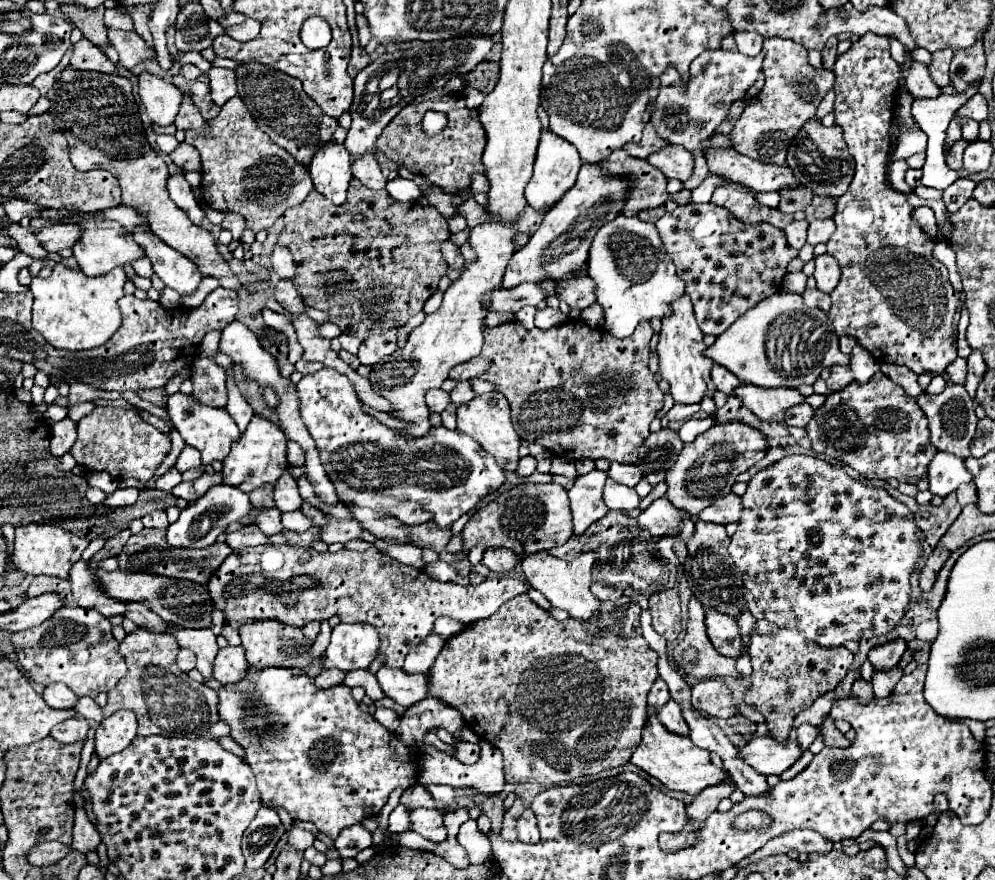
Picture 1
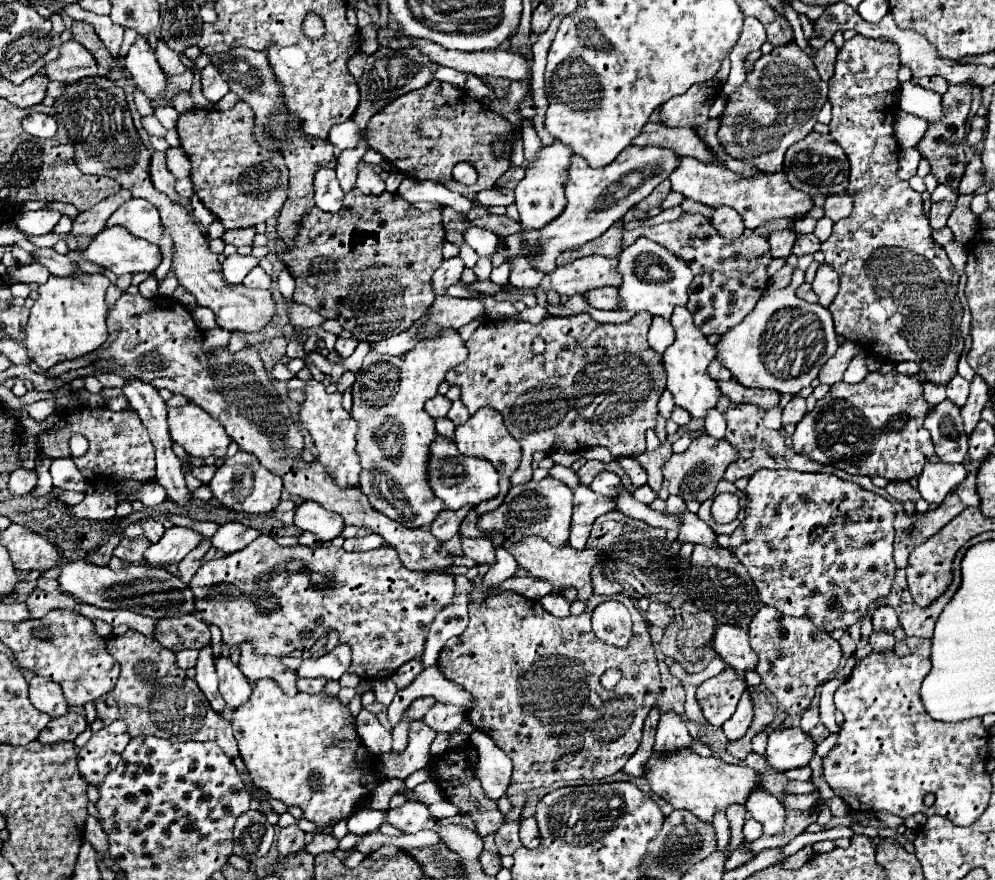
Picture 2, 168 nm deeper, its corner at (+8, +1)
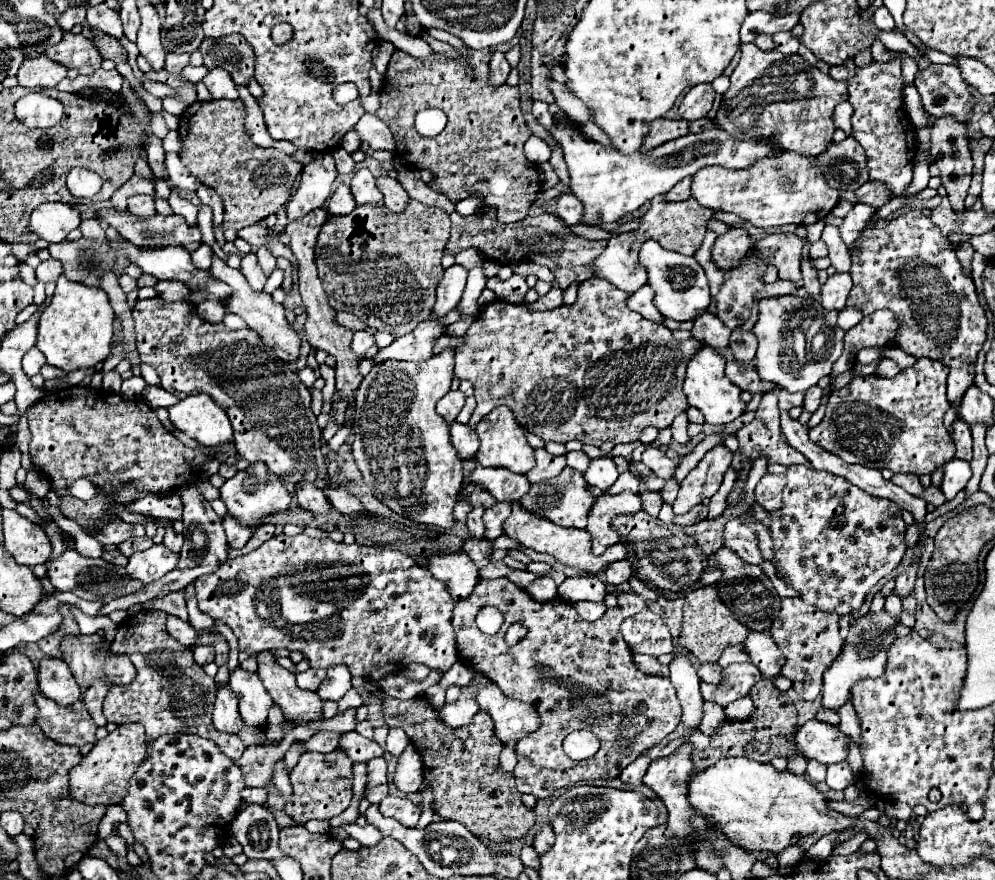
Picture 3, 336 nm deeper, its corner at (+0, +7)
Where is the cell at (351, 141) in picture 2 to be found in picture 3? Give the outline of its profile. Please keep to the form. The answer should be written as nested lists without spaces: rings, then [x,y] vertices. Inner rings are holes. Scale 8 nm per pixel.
[[[368,112],[356,122],[352,130],[360,136],[362,144],[368,144],[372,150],[394,150],[394,138],[388,126]]]

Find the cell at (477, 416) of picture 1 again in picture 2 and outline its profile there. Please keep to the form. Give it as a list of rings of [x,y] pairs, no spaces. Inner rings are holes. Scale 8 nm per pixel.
[[[486,406],[484,410],[478,410],[466,424],[462,424],[462,426],[456,428],[456,438],[454,438],[454,442],[456,442],[458,450],[460,450],[460,454],[490,460],[490,462],[494,464],[496,472],[498,472],[500,476],[506,476],[506,478],[512,476],[512,472],[518,468],[520,458],[522,458],[520,444],[518,444],[518,440],[506,430],[500,412],[496,412],[496,410],[488,408],[488,406]]]

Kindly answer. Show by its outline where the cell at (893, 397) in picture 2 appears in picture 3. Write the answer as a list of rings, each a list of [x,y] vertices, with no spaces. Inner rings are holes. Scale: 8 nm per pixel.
[[[930,358],[916,360],[914,366],[898,372],[894,378],[880,376],[856,376],[844,388],[830,394],[826,404],[826,416],[822,422],[808,430],[814,444],[840,456],[848,464],[862,464],[866,468],[890,468],[894,474],[934,474],[936,468],[954,458],[954,444],[944,428],[944,414],[950,408],[946,398],[948,368]]]

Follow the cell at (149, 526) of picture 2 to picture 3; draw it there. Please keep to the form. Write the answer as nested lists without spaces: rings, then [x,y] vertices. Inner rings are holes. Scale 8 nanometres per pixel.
[[[166,526],[164,546],[166,546],[166,548],[170,548],[172,552],[180,552],[180,548],[182,548],[182,534],[176,534],[172,526]]]

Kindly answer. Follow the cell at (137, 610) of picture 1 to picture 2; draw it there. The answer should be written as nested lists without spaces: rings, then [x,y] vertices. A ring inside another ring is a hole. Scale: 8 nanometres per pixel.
[[[194,614],[180,616],[180,618],[162,618],[156,626],[154,636],[162,646],[180,652],[186,648],[202,650],[210,644],[210,630],[208,626],[196,618]]]

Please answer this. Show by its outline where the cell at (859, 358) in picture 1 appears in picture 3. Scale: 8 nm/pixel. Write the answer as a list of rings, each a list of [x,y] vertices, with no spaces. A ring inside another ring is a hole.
[[[884,358],[880,364],[878,364],[878,368],[876,368],[876,376],[884,376],[884,378],[894,378],[896,374],[900,372],[900,368],[898,368],[898,364],[894,362],[894,360],[890,360],[890,358]]]

